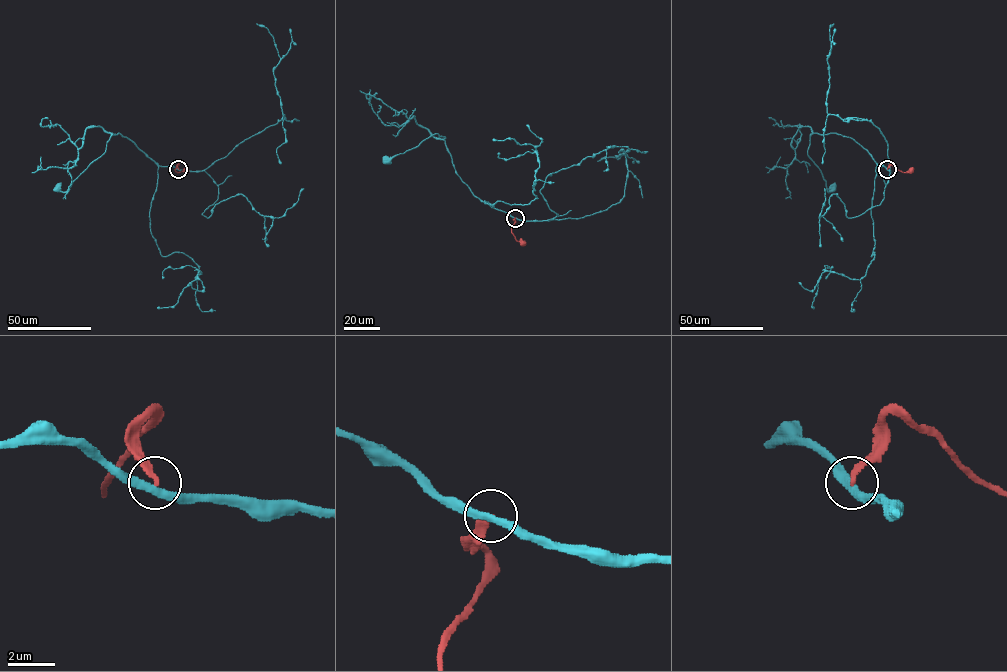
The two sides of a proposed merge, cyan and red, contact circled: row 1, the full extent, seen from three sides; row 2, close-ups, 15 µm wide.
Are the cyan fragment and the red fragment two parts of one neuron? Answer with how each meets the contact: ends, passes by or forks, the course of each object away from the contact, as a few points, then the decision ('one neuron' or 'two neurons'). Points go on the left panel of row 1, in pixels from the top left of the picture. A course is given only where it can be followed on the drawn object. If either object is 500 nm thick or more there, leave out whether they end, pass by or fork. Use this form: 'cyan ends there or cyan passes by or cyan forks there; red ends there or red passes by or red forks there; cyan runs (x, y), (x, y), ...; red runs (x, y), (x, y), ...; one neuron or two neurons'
cyan passes by; red ends there; cyan runs (178, 169), (157, 165), (128, 138), (119, 133), (111, 133), (105, 152), (65, 191), (57, 188); red runs (178, 169), (178, 164), (175, 169), (177, 173), (188, 169); two neurons

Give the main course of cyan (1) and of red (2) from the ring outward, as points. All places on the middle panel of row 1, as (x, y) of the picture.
1: (515, 217), (492, 208), (472, 193), (457, 173), (444, 138), (438, 133), (387, 160)
2: (515, 217), (511, 232), (515, 239), (525, 244)

